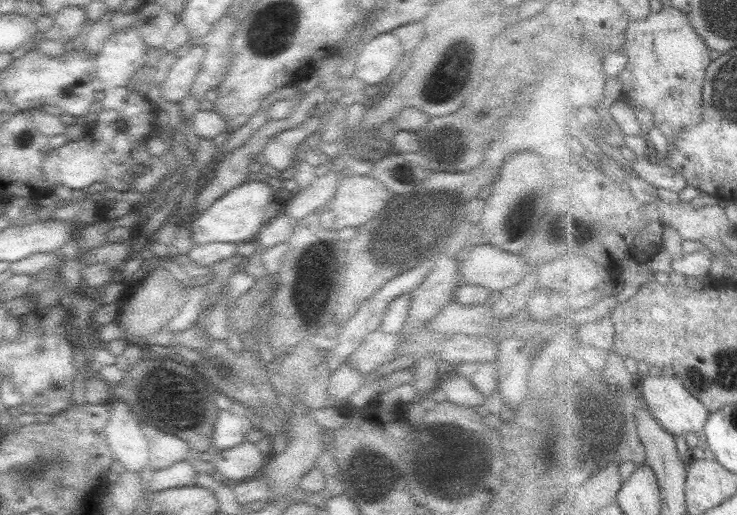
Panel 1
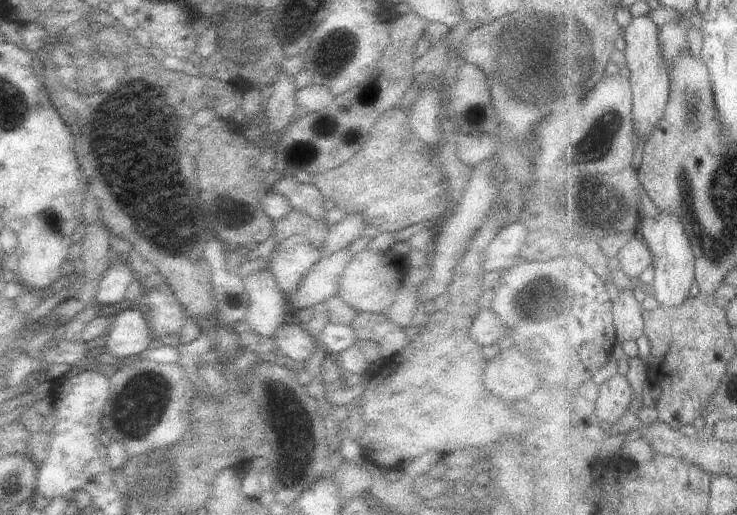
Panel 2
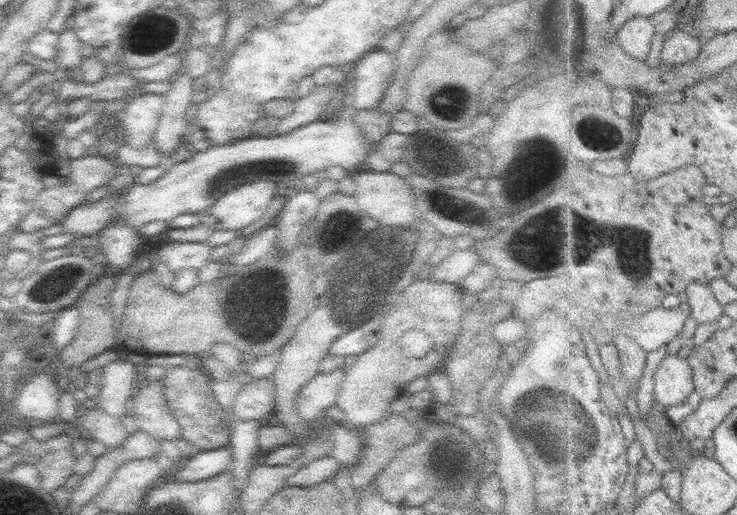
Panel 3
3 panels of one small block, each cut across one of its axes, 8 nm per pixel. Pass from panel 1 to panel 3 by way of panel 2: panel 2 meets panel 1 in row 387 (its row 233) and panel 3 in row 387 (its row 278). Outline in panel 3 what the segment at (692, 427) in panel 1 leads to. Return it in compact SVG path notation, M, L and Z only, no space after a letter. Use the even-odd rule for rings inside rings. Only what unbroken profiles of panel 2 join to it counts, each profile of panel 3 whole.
M666 355L654 372L655 402L664 408L683 404L696 390L695 374L689 361L681 356Z

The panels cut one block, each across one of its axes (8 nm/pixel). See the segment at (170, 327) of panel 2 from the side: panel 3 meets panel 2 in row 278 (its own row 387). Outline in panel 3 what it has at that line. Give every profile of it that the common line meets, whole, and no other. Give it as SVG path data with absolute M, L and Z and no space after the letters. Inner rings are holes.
M161 379L150 383L144 382L134 391L131 417L138 429L155 440L180 442L181 429L166 403Z

